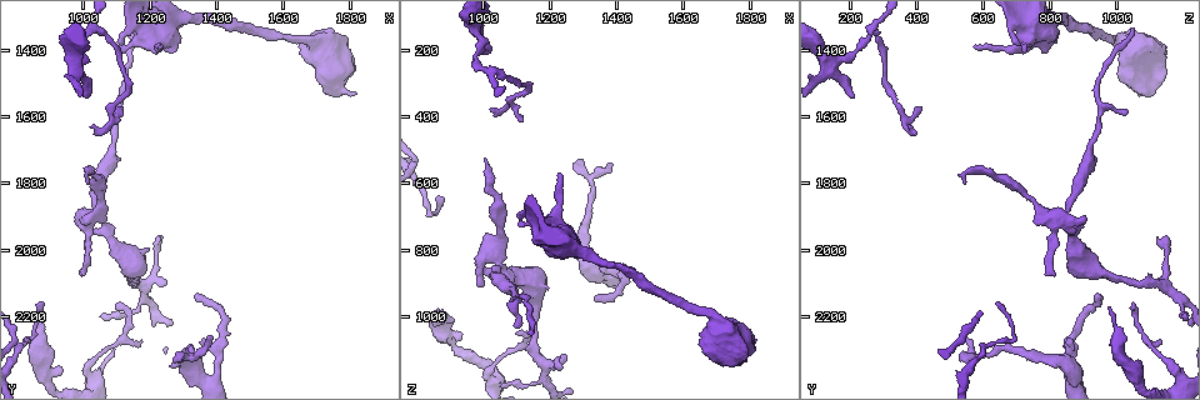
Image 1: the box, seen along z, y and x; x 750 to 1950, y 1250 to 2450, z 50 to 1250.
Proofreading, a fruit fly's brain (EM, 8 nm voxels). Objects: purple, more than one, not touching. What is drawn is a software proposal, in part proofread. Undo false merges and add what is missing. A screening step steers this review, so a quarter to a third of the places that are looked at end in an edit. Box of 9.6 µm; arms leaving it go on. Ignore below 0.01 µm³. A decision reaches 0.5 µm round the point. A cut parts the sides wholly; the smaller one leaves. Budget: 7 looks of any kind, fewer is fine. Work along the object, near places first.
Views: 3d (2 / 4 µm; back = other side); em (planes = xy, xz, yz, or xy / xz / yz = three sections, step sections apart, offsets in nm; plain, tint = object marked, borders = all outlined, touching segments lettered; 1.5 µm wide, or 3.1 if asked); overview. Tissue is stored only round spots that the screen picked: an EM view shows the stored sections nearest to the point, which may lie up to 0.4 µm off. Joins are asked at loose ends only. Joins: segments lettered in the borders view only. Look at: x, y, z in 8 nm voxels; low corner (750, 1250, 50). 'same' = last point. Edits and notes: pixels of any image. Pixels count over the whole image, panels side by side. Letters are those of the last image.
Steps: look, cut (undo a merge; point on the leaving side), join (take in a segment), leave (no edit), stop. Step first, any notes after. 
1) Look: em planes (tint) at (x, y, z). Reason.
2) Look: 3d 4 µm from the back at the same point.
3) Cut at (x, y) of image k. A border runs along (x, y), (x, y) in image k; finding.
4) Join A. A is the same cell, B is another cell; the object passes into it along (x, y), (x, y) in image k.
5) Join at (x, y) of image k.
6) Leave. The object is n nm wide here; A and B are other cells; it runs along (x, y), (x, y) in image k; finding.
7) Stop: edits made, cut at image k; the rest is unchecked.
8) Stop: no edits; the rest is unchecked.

Look: 3d 2 µm at (1150, 1340, 1040). Tapers out.

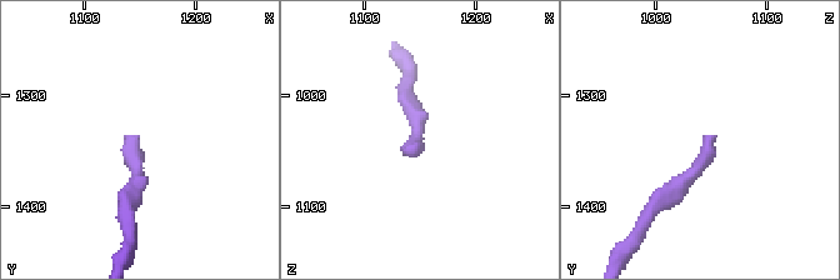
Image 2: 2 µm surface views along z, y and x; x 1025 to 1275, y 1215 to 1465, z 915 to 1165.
Look: em planes (borders) at (1148, 1338, 1044).

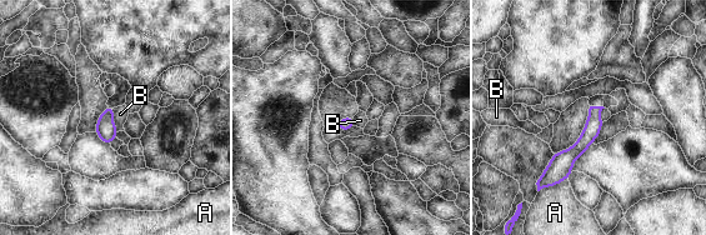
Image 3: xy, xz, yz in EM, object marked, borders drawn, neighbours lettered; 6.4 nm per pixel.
Leave. The longest contact is with B, 160 nm; A and B are other cells; it runs along (597, 109), (590, 134), (552, 173) in image 3; none of them fits.

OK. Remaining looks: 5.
Look: 3d 2 µm at (1020, 1340, 260). Sharp bend.

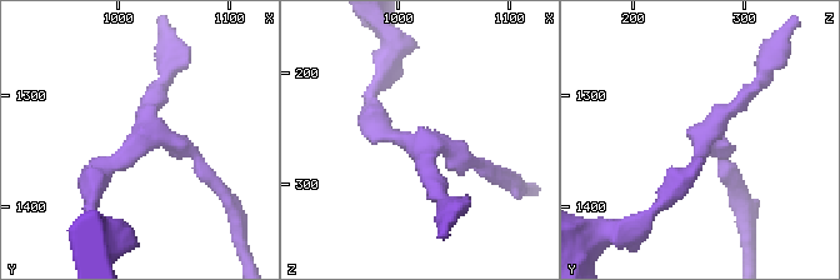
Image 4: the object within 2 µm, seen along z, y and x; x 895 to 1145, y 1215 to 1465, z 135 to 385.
Look: em xy step 4 (tint) at (1022, 1336, 266). 3 arms meet here.

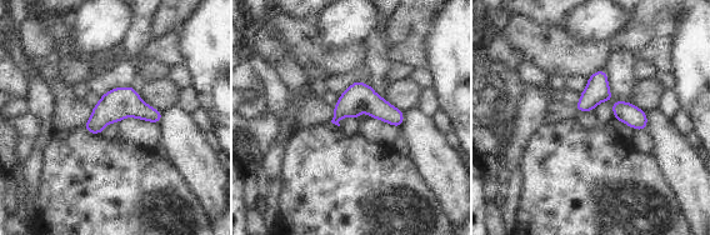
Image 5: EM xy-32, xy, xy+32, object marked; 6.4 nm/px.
Look: em planes (borders) at the same point.

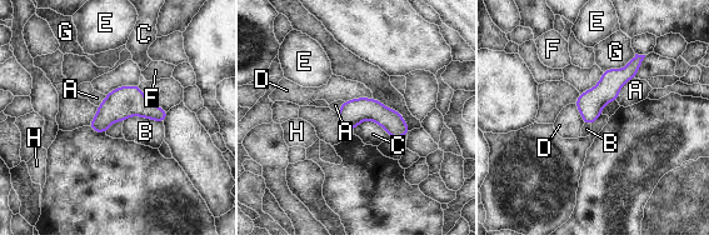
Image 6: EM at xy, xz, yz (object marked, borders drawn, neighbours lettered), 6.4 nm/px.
Leave. The object is 160 nm wide here; A, B, C, D, E, F, G and H are other cells; it runs along (639, 58), (590, 106), (587, 120) in image 6; continuous, no second neuron.

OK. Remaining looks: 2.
Look: em planes (borders) at (1320, 2320, 580). Sharp bend.

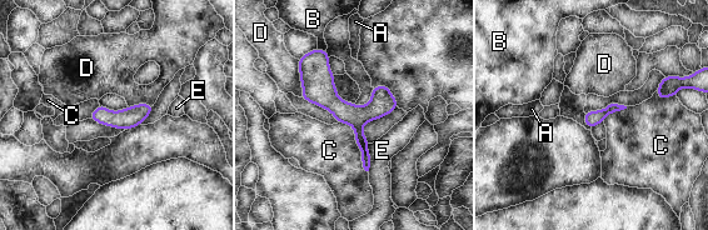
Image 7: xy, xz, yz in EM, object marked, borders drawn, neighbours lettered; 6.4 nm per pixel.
Leave. A, B, C, D and E are other cells; a border runs along (339, 121), (352, 126), (367, 171) in image 7; one neuron here.

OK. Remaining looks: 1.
Stop: no edits; the rest is unchecked.

